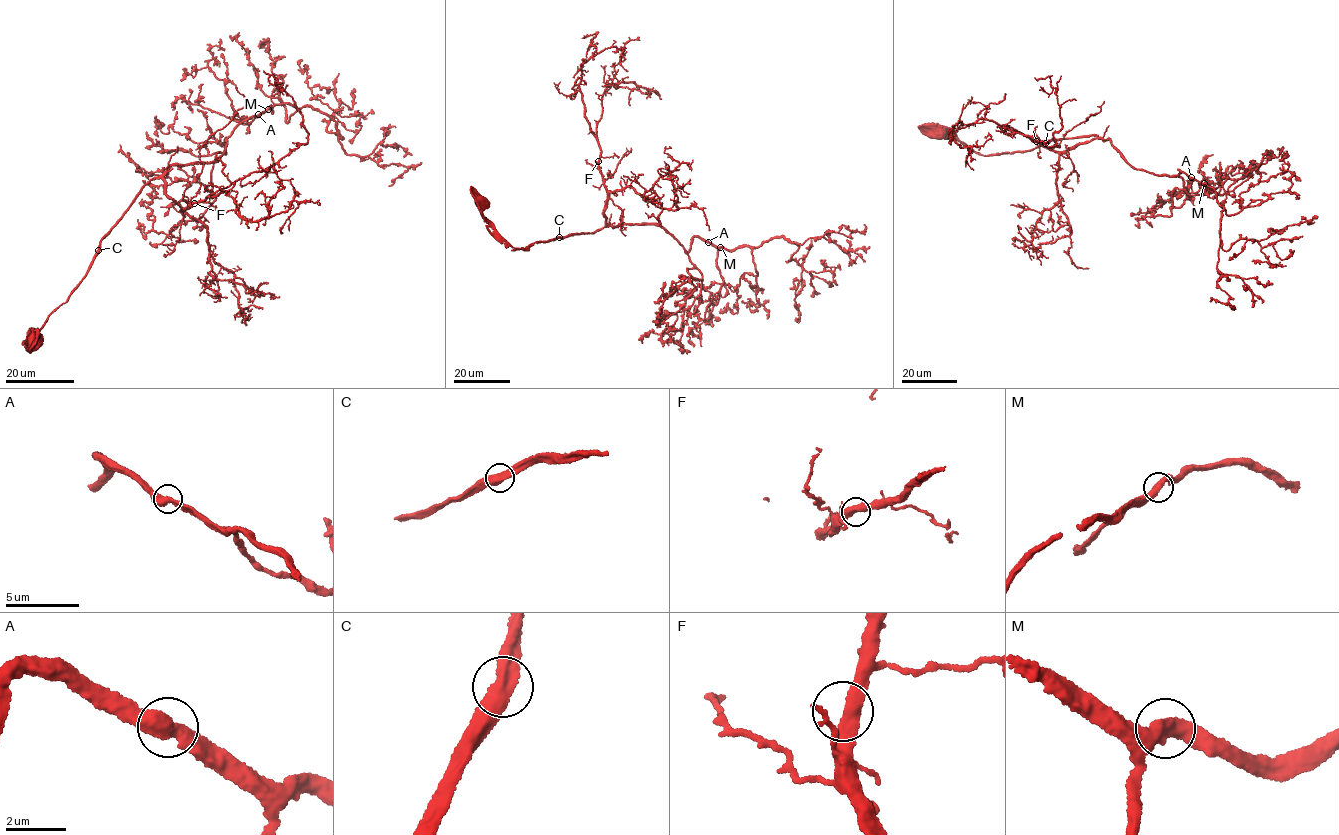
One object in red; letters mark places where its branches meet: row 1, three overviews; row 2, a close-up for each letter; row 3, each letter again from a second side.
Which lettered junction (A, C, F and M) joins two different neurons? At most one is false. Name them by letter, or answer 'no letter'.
no letter

